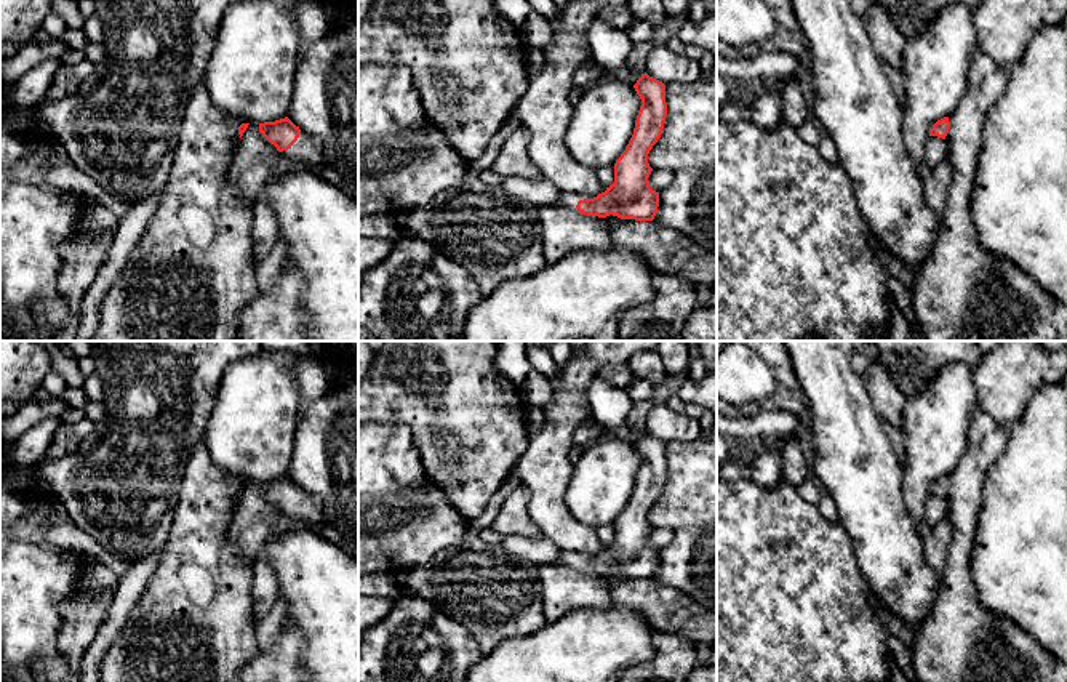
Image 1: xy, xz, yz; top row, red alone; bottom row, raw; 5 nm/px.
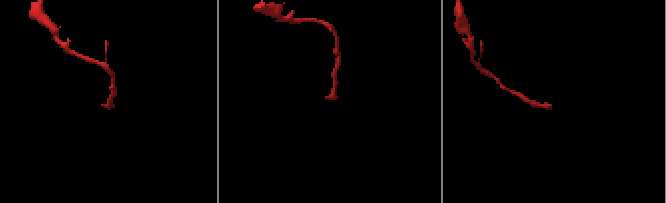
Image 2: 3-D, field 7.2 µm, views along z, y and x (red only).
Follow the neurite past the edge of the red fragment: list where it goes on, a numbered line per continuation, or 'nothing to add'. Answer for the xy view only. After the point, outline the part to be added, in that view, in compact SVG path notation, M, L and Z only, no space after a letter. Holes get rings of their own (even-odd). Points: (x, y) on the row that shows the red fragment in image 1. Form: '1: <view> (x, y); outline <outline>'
1: xy (306, 149); outline M301 131L298 141L288 149L282 152L288 158L304 162L307 165L325 165L322 162L322 150L317 139Z

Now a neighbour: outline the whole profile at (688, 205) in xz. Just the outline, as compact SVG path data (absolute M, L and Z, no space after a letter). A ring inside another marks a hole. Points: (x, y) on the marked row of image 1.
M717 165L675 171L672 184L659 192L653 223L717 253Z

